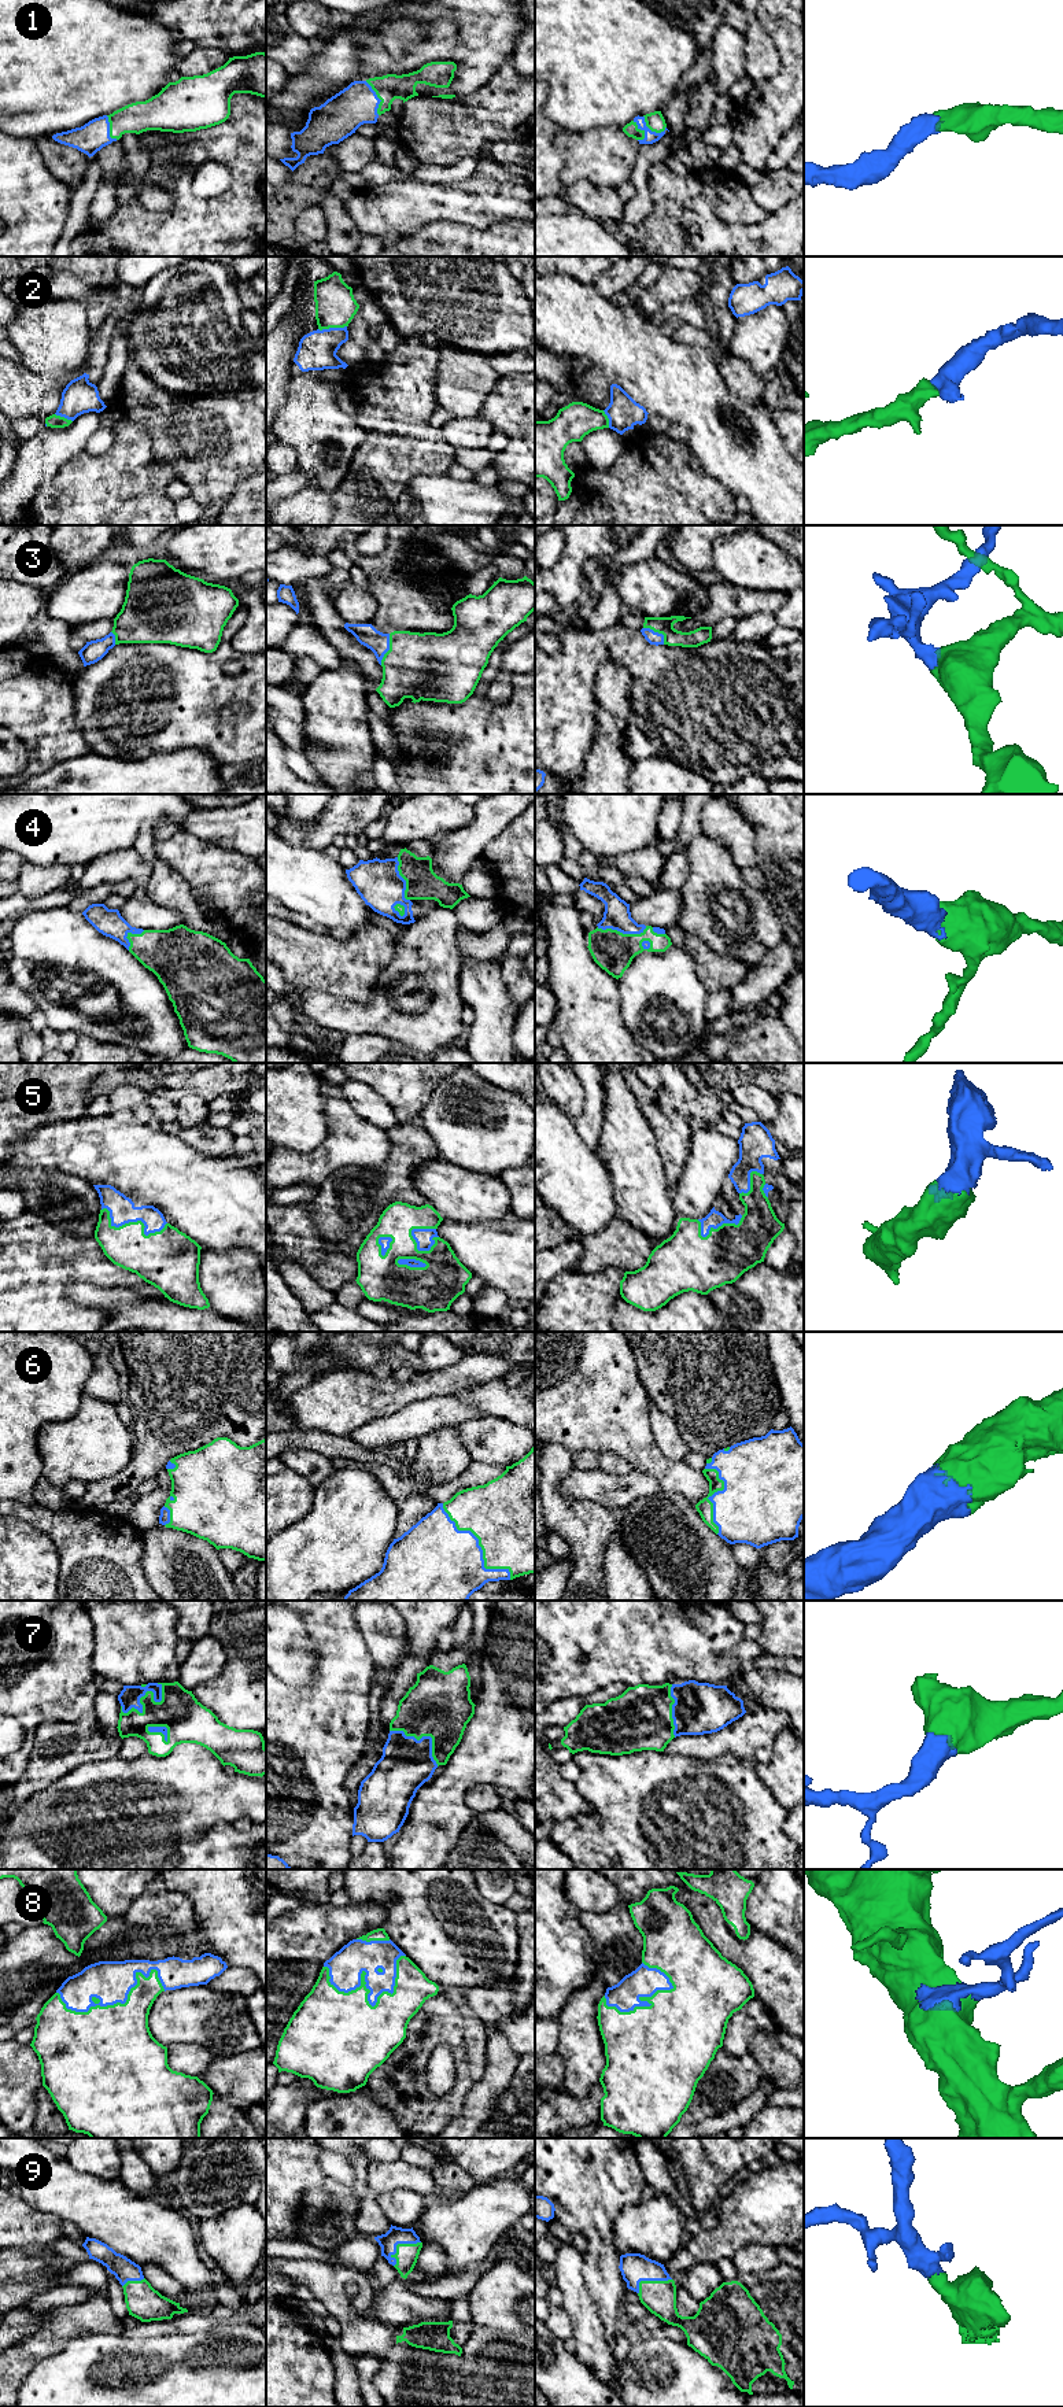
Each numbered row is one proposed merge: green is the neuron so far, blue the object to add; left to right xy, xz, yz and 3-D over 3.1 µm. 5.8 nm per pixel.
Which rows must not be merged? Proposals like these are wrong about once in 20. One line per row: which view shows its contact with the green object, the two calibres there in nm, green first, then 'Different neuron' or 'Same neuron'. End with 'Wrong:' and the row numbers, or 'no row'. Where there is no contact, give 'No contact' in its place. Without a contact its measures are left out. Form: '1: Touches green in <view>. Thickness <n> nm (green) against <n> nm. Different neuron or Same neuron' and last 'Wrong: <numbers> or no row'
1: Touches green in xz. Thickness 150 nm (green) against 240 nm. Same neuron
2: Touches green in xz. Thickness 240 nm (green) against 220 nm. Same neuron
3: Touches green in xz. Thickness 400 nm (green) against 120 nm. Same neuron
4: Touches green in yz. Thickness 240 nm (green) against 160 nm. Same neuron
5: Touches green in xy. Thickness 300 nm (green) against 150 nm. Same neuron
6: Touches green in xz. Thickness 480 nm (green) against 460 nm. Same neuron
7: Touches green in xy. Thickness 240 nm (green) against 120 nm. Same neuron
8: Touches green in xy. Thickness 460 nm (green) against 240 nm. Same neuron
9: Touches green in xz. Thickness 130 nm (green) against 110 nm. Same neuron
Wrong: no row

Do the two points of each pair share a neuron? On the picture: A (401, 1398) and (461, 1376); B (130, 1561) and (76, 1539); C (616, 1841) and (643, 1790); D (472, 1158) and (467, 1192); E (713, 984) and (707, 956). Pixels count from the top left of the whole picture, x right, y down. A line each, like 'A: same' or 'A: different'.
A: same
B: same
C: same
D: different
E: same

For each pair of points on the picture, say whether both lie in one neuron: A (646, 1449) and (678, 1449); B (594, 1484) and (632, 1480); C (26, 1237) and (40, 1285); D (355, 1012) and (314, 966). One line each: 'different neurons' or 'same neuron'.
A: different neurons
B: same neuron
C: same neuron
D: different neurons

